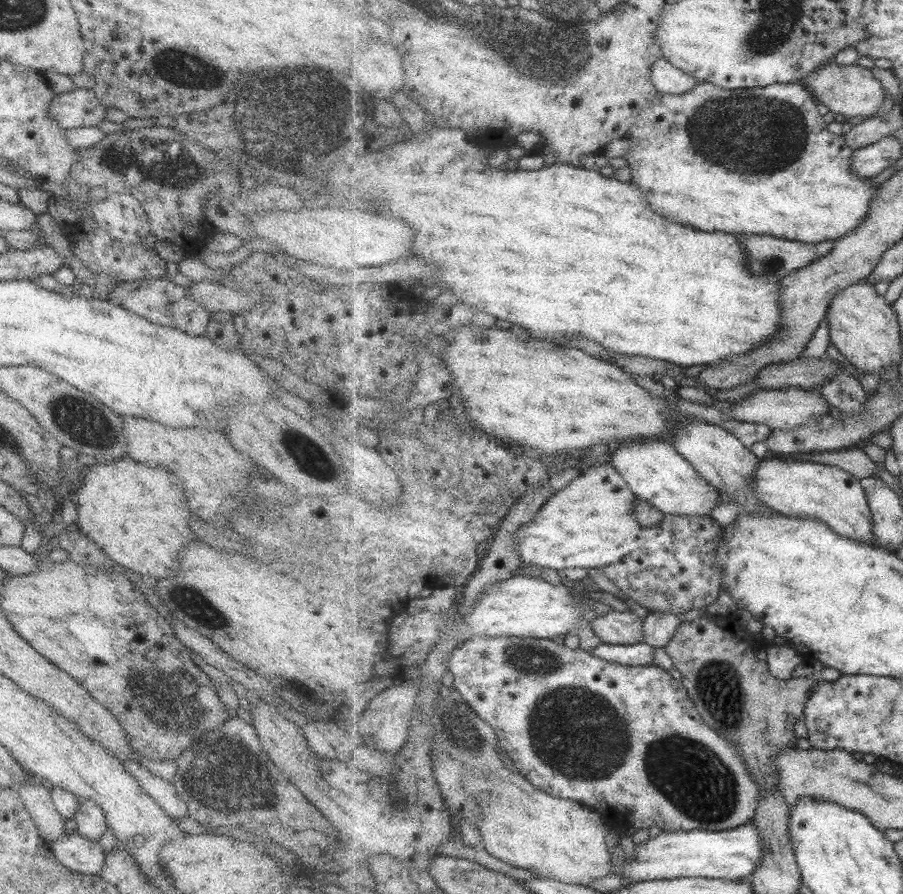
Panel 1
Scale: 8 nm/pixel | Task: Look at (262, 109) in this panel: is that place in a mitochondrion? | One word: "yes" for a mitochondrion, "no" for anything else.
yes

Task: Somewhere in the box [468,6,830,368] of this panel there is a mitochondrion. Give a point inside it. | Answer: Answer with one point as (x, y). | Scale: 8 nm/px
(761, 136)

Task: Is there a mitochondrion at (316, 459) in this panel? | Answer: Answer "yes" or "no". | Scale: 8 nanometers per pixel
yes

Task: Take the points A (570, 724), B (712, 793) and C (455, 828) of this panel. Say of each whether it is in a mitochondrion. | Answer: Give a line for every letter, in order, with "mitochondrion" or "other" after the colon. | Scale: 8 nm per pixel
A: mitochondrion
B: mitochondrion
C: other

